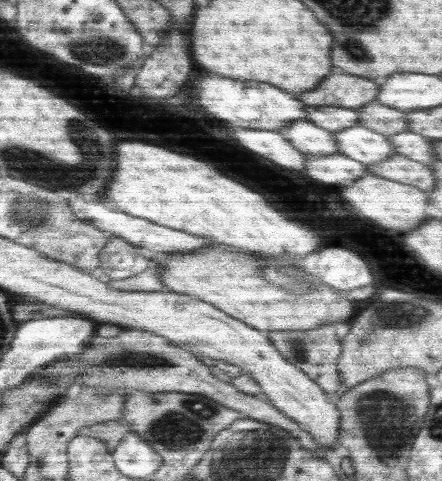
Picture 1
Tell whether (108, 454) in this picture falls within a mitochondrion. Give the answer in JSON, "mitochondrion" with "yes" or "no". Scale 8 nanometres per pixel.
{"mitochondrion":"no"}

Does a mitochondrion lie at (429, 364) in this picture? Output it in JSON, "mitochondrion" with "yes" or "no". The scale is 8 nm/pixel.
{"mitochondrion":"no"}

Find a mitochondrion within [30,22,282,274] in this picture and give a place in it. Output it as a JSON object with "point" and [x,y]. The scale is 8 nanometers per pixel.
{"point":[111,52]}

